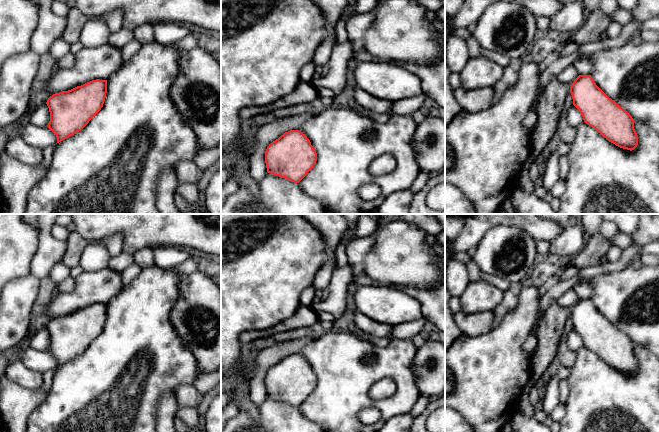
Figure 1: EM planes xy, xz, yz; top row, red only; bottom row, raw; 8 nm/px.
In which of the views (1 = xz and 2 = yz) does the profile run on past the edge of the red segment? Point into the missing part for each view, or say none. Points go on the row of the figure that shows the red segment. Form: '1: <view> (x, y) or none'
1: none
2: none

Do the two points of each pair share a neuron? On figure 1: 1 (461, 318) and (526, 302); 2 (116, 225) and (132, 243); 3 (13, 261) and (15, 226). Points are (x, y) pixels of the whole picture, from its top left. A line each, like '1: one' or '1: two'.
1: two
2: one
3: one

